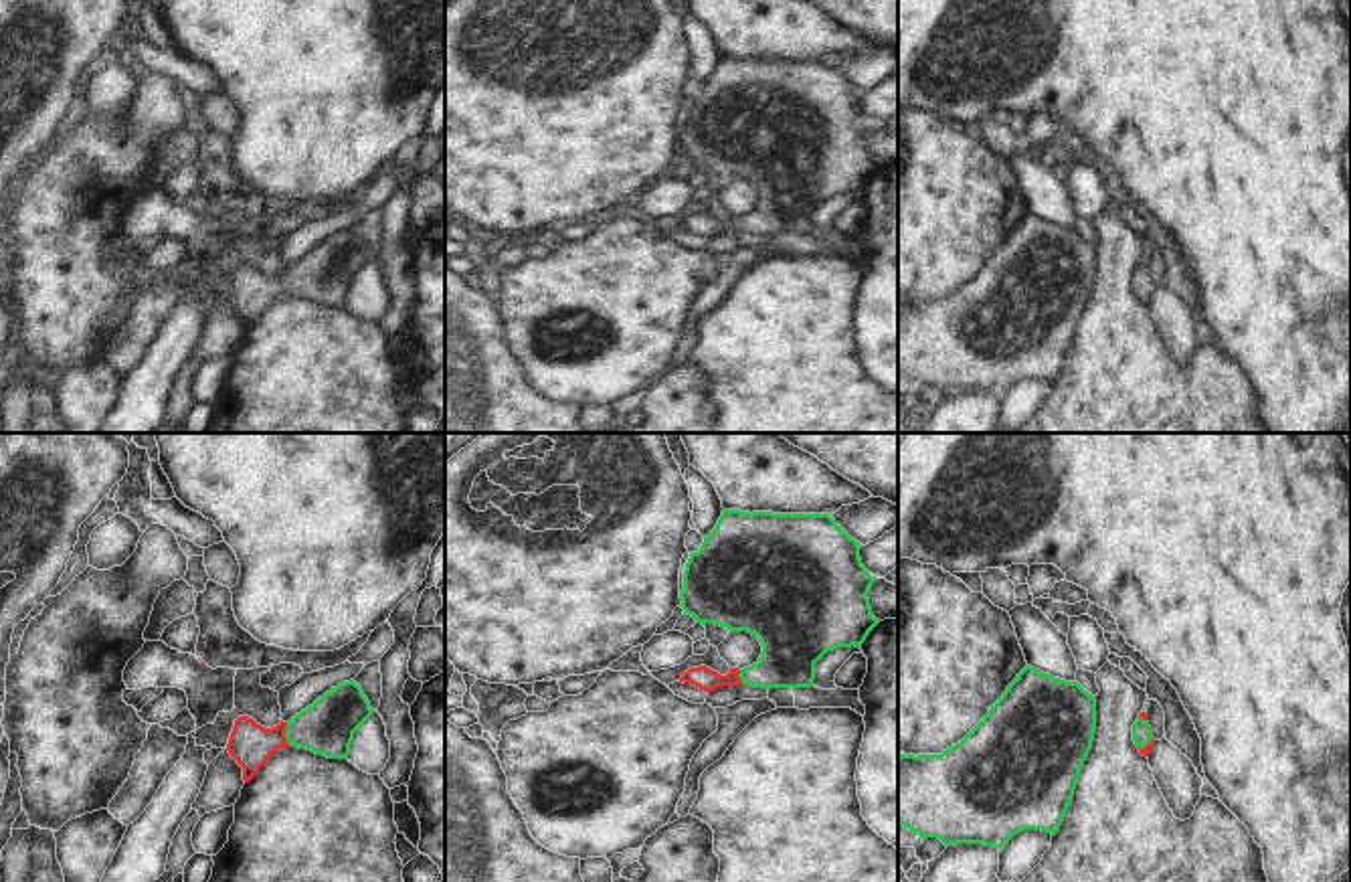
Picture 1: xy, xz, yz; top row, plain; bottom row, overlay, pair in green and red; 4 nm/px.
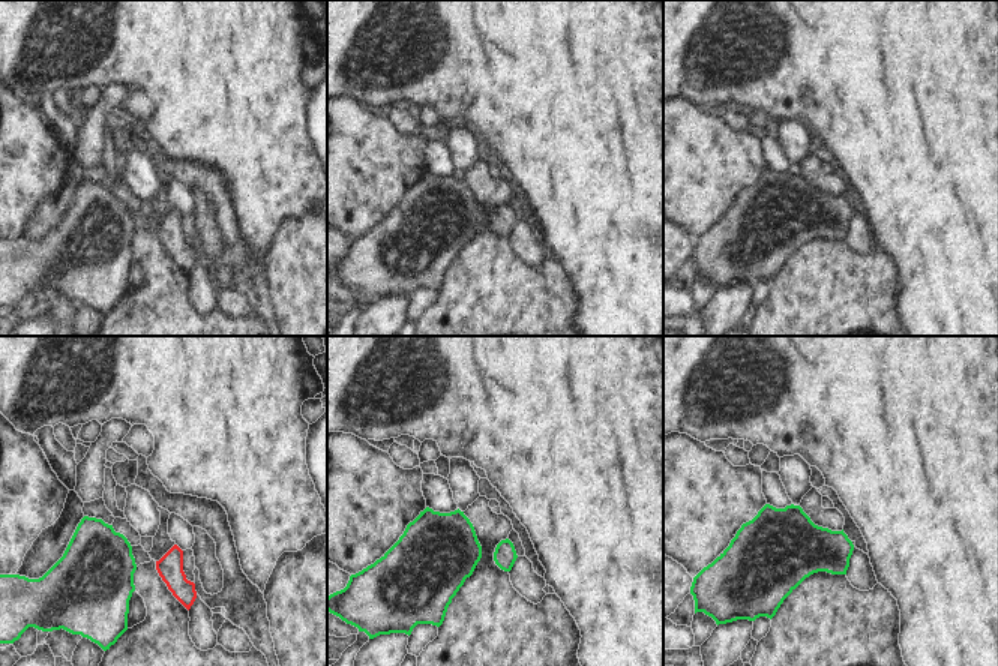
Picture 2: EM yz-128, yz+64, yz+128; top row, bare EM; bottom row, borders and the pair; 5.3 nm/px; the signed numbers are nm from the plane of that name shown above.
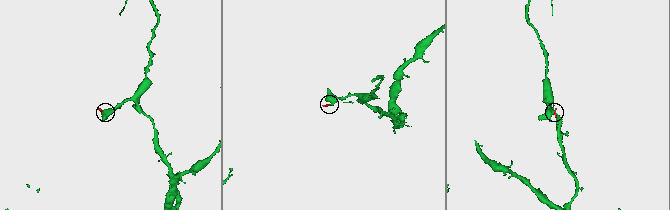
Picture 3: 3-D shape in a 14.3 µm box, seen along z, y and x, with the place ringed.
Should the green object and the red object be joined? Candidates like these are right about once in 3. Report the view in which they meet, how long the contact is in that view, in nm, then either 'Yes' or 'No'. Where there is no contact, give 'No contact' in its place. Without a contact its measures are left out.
Touches green in xy. Shared border 100 nm. Yes

